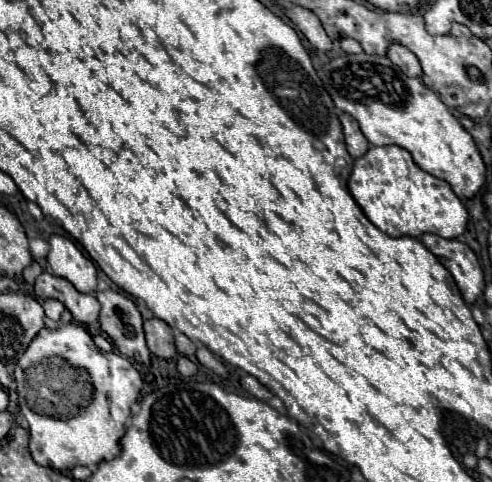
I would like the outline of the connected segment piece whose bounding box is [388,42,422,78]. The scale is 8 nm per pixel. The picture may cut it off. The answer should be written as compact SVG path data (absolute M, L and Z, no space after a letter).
M392 42L388 46L388 58L404 72L404 74L410 74L410 76L416 76L420 78L422 76L422 68L420 68L420 62L416 58L414 52L410 52L406 46L398 44L398 42Z

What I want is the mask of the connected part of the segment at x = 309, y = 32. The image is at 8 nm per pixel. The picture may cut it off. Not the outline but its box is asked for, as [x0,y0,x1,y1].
[286,6,332,50]

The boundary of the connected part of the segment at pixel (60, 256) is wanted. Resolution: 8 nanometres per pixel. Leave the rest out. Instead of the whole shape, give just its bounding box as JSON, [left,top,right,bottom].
[48,234,96,294]

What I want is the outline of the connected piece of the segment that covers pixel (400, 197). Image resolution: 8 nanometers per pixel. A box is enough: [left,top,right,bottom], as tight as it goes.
[348,146,468,238]

